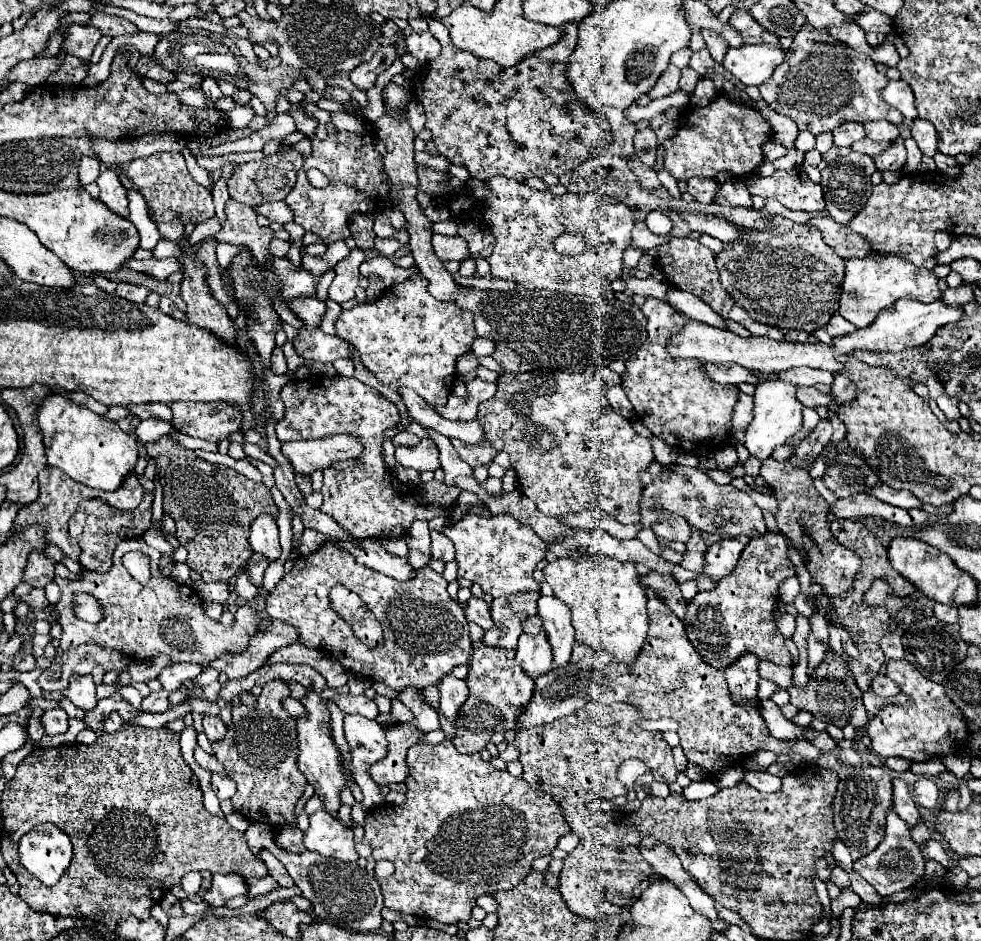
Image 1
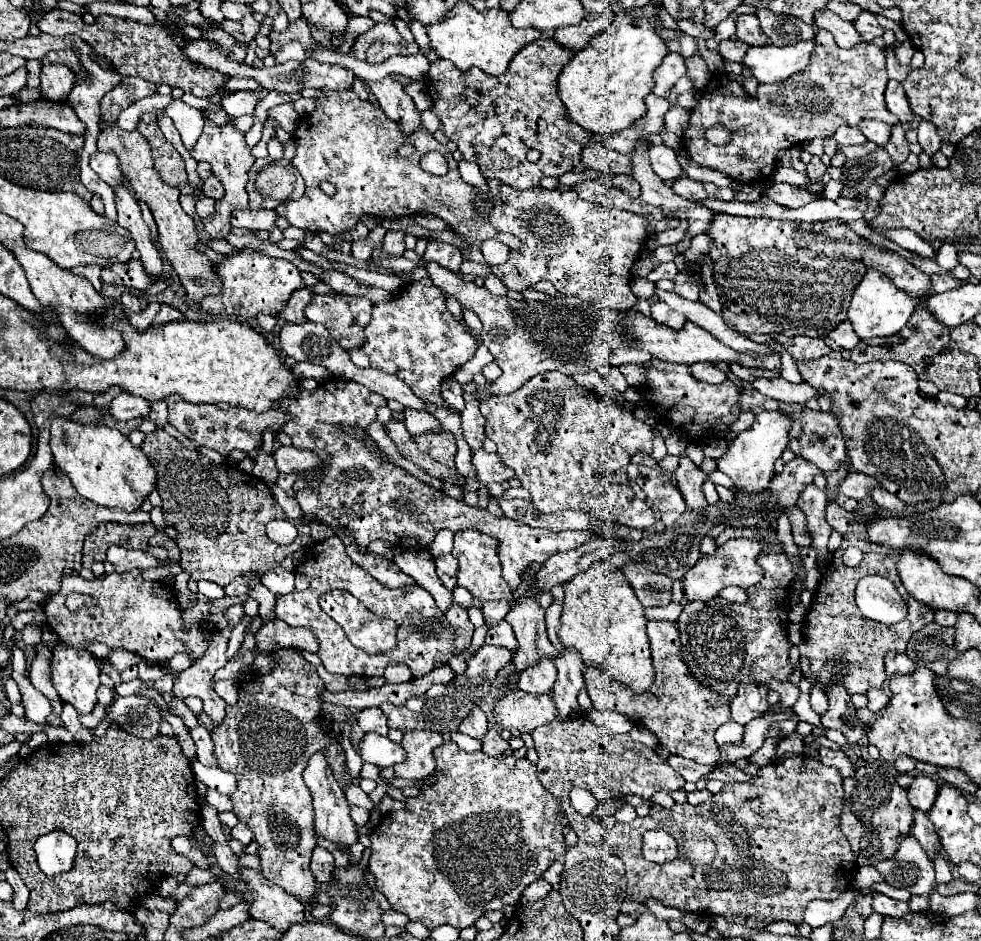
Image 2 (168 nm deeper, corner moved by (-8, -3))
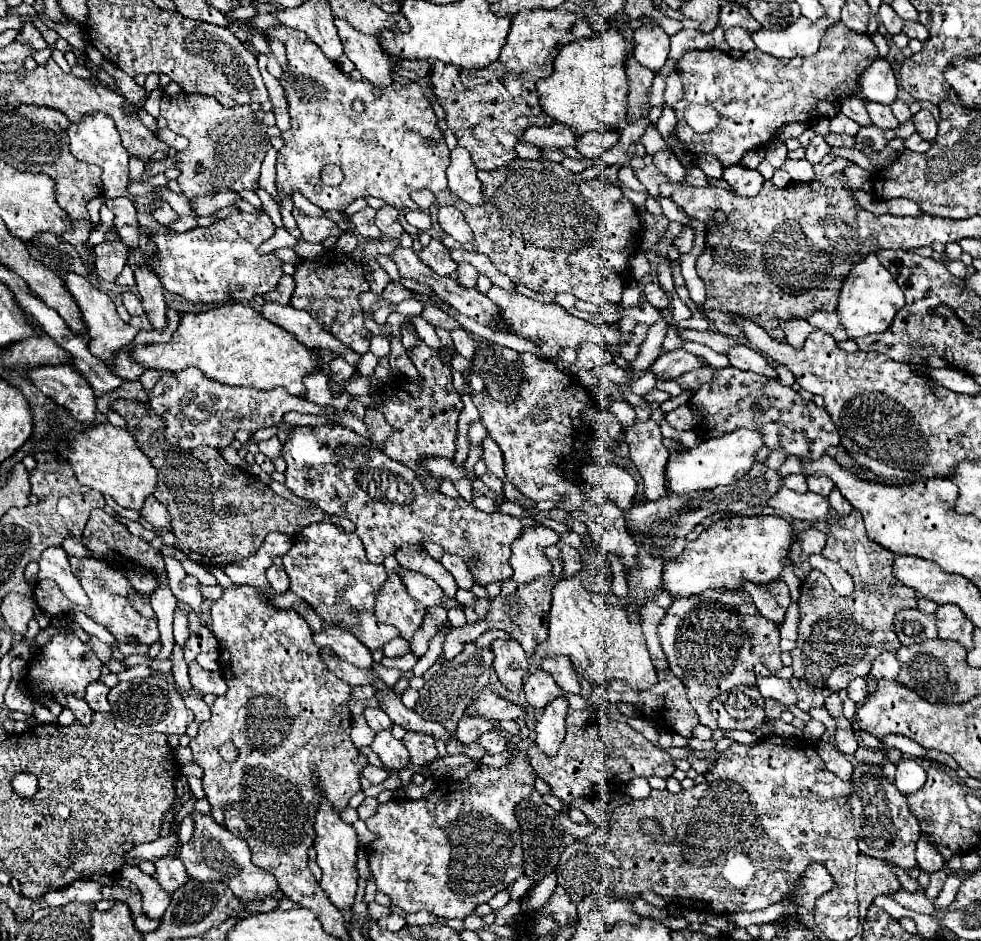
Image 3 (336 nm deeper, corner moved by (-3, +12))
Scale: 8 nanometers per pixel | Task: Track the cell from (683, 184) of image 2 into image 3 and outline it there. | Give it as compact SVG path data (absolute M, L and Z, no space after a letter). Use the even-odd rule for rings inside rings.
M646 164L644 168L634 170L634 176L642 182L642 186L648 190L648 194L650 194L650 196L654 196L654 186L658 186L658 184L666 182L666 176L664 176L664 174L660 174L660 172L656 170L656 166L654 166L654 164Z

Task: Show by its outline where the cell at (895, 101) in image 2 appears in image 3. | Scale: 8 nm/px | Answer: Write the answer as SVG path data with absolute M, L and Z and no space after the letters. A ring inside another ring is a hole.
M876 58L866 72L862 72L862 80L858 82L862 88L862 96L872 102L892 104L896 100L898 84L890 64L884 58Z

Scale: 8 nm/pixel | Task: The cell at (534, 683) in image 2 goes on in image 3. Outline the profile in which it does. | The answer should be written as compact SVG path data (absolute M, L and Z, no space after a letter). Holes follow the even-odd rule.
M536 670L532 672L532 676L526 676L522 690L526 694L526 704L532 710L542 710L546 704L550 704L550 700L562 694L562 688L544 670Z

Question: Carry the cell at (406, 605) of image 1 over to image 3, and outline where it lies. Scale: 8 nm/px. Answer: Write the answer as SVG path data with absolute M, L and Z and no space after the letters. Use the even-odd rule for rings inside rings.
M330 522L310 524L294 536L292 548L282 556L282 562L284 562L284 570L290 576L290 590L296 592L302 600L306 600L318 612L318 616L324 620L324 624L342 624L342 626L346 626L370 650L382 648L388 640L398 636L394 626L386 626L386 624L378 622L378 618L374 614L374 594L386 582L386 570L384 570L384 566L368 562L366 552L362 548L362 540L358 540L356 534L344 532L342 528L338 528Z

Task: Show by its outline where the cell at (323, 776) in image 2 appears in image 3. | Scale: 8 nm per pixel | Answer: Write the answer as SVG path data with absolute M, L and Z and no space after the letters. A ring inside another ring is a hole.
M322 800L322 806L316 814L316 842L314 848L318 852L318 866L322 870L320 886L328 894L330 902L338 910L350 910L354 904L354 896L358 890L358 870L356 870L356 852L358 852L358 836L350 824L344 824L342 818L334 812L332 806Z

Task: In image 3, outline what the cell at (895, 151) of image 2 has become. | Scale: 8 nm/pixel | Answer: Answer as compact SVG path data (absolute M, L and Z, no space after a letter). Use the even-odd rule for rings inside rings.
M864 102L866 104L866 110L868 110L868 114L870 114L870 120L878 126L878 128L884 128L884 130L894 130L894 128L898 128L898 120L894 118L894 114L892 114L892 110L890 110L890 106L886 106L886 104L878 104L878 102Z

